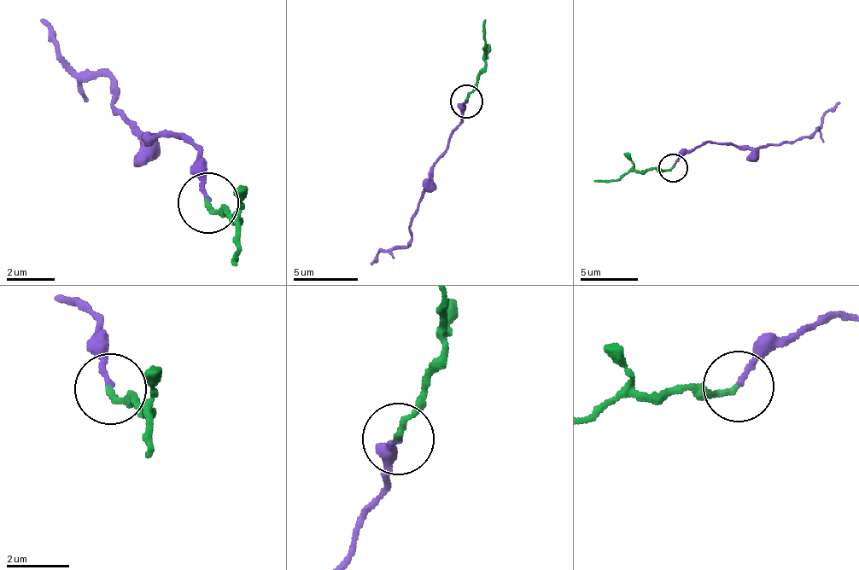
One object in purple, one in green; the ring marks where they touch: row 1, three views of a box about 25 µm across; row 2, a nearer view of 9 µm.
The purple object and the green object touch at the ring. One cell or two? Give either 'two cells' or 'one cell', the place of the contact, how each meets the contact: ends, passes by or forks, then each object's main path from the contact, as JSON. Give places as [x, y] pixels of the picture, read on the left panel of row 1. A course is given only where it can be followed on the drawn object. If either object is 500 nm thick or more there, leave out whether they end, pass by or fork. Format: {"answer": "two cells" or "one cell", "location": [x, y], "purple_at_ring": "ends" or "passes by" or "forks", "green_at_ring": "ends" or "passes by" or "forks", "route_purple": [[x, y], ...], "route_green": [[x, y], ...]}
{"answer": "one cell", "location": [207, 203], "purple_at_ring": "ends", "green_at_ring": "ends", "route_purple": [[209, 204], [189, 142], [178, 131], [149, 139], [119, 115], [114, 93], [79, 76], [38, 18]], "route_green": [[209, 204], [236, 223], [237, 263]]}

